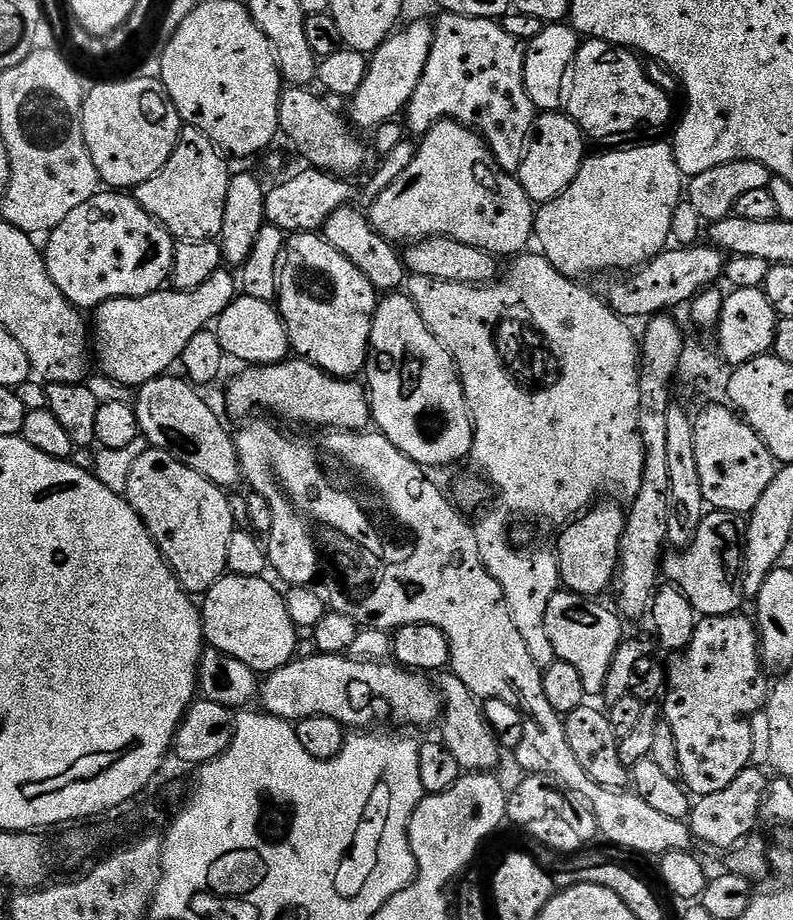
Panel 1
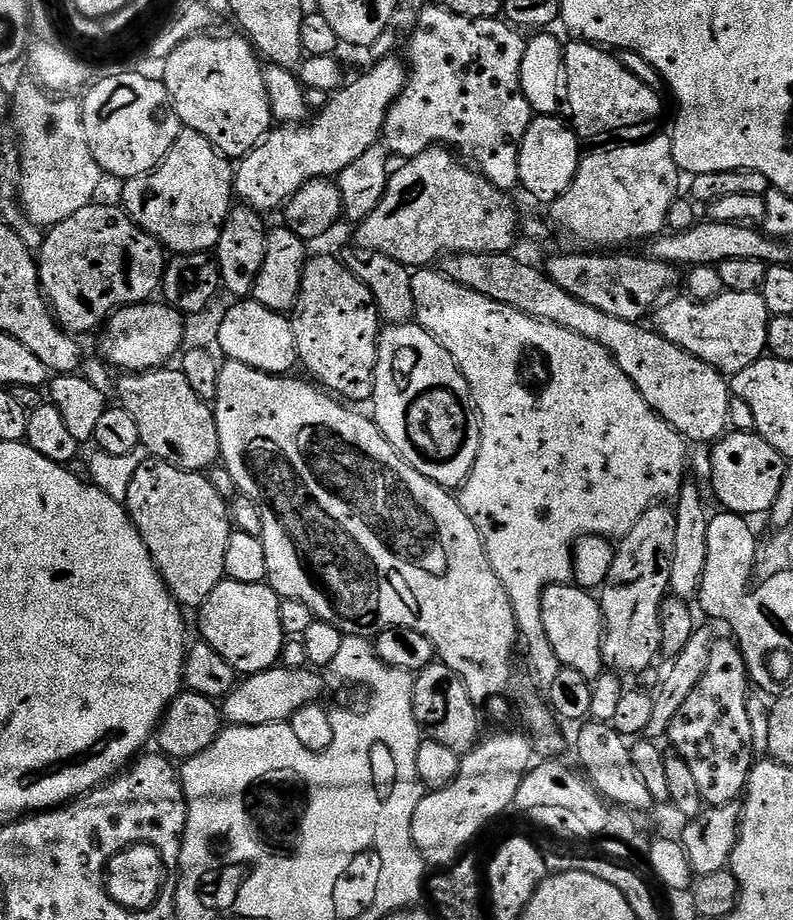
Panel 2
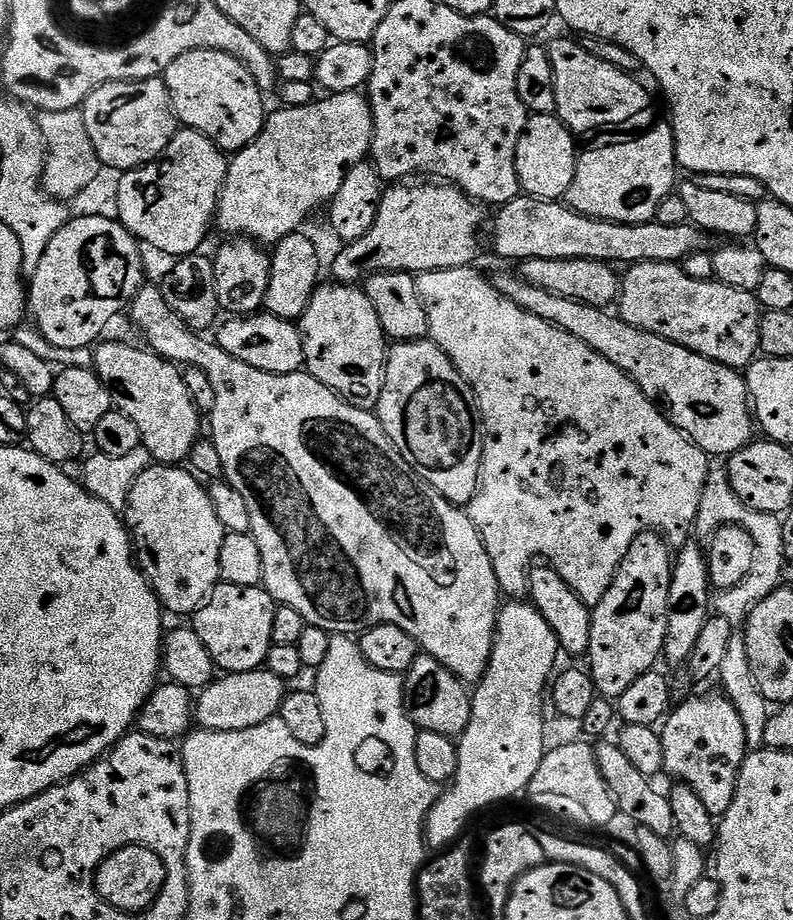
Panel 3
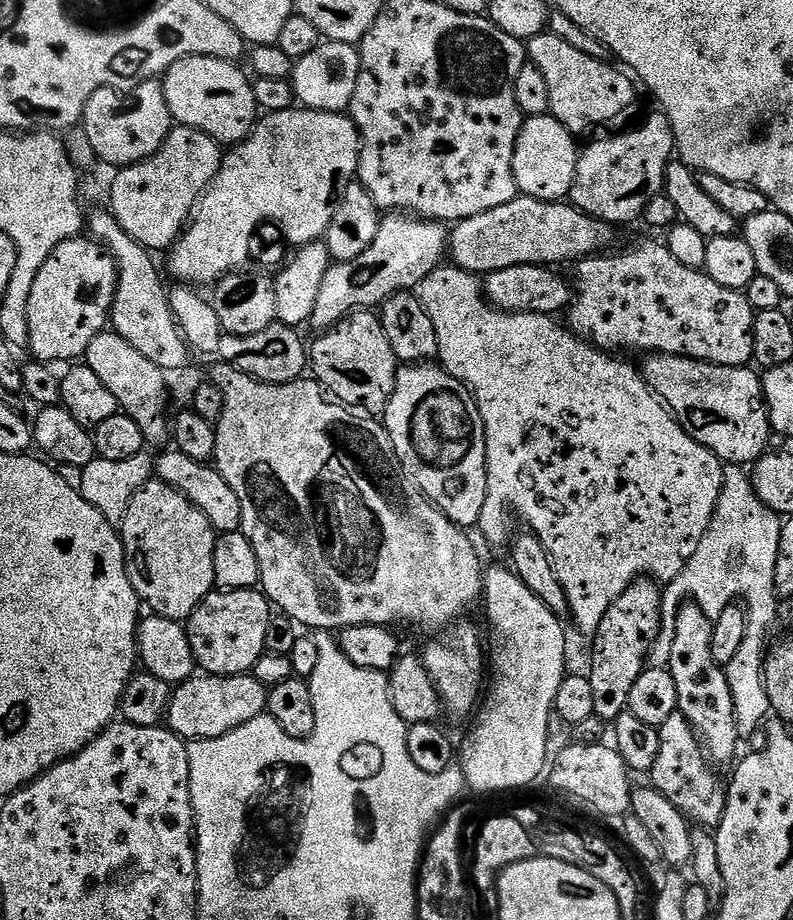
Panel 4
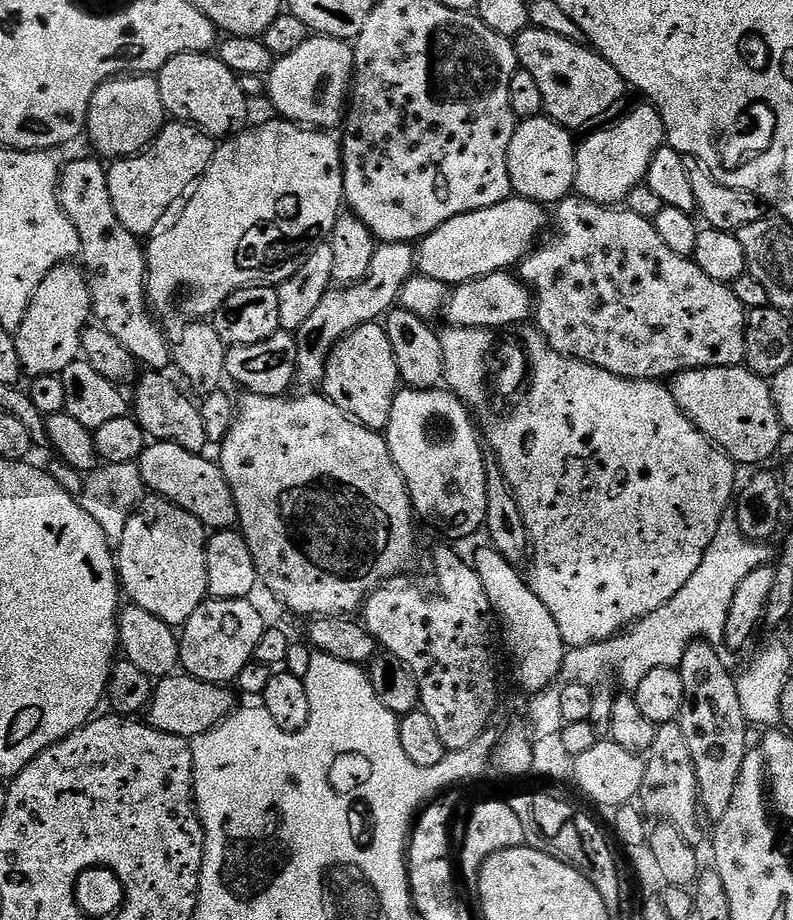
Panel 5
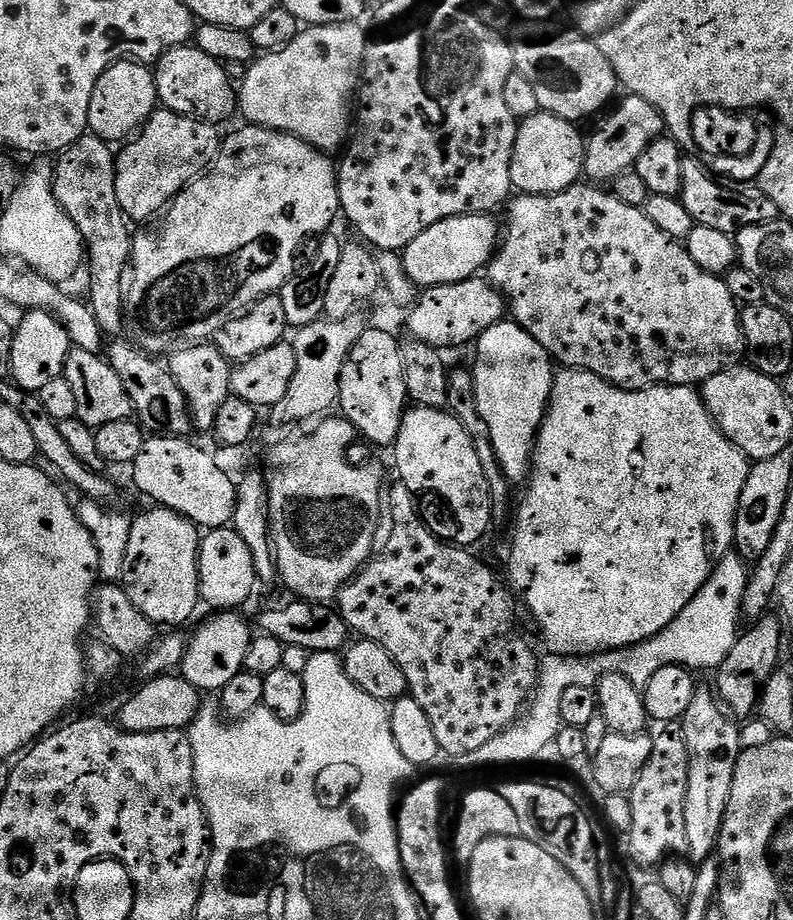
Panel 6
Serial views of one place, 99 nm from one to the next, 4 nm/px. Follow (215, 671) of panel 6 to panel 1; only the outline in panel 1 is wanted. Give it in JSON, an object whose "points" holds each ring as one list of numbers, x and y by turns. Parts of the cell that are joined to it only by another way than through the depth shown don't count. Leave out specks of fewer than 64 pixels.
{"points":[[225,574,215,586,202,596,204,639,209,649,238,658,257,674,277,672,296,656,298,629,290,618,288,602,283,591,279,592,264,576,233,576]]}

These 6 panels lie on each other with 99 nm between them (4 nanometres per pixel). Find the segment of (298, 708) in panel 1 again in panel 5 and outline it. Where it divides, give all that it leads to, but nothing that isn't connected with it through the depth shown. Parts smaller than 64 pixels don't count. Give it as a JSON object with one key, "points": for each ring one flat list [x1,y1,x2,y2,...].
{"points":[[187,674,165,676,152,689,152,700,146,709,147,723,166,734,185,738,200,736,232,715,237,704,231,691,231,687,202,682]]}

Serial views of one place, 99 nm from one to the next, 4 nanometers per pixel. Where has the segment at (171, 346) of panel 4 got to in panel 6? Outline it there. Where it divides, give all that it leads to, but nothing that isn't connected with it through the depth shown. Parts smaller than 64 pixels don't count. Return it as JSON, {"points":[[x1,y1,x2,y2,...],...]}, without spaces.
{"points":[[91,134,81,136,77,144,72,144,59,153,57,164,52,173,52,189,58,198,60,208,66,210,70,222,78,226,86,245,86,273,88,272,87,303,92,309,94,318,98,318,98,326,109,337,116,338,125,331,124,301,126,299,126,273,130,268,132,258,133,229,125,216,122,206,118,206,118,190,116,189,116,157,113,145,107,140]]}

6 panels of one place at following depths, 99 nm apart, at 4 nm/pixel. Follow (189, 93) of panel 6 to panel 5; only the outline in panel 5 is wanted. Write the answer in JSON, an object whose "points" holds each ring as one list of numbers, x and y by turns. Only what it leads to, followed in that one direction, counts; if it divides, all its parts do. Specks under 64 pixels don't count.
{"points":[[202,52,178,54,160,68,156,81,165,113,177,121,195,124,213,138,231,138,237,132,243,132,249,123,250,100,244,96,236,73,215,55]]}

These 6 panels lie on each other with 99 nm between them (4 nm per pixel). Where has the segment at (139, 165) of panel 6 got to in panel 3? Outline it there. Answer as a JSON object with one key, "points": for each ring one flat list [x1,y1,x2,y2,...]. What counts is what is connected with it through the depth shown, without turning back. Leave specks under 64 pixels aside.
{"points":[[181,127,174,139,169,142,164,155,144,168,133,168,125,172,118,191,118,219,130,235,136,237,141,245,153,248,164,256,179,258,195,256,201,251,208,227,213,227,216,207,220,201,220,191,228,173,229,157,221,152,218,145,210,142,192,128]]}

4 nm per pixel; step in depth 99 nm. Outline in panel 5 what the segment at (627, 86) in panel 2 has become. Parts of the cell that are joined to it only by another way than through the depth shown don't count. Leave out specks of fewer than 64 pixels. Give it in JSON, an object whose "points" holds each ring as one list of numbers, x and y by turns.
{"points":[[531,26,514,37,514,43,516,63,534,78,548,119,558,121,566,129,586,127,591,120,606,115,624,96,626,81,622,73,607,56,601,56,591,47]]}

